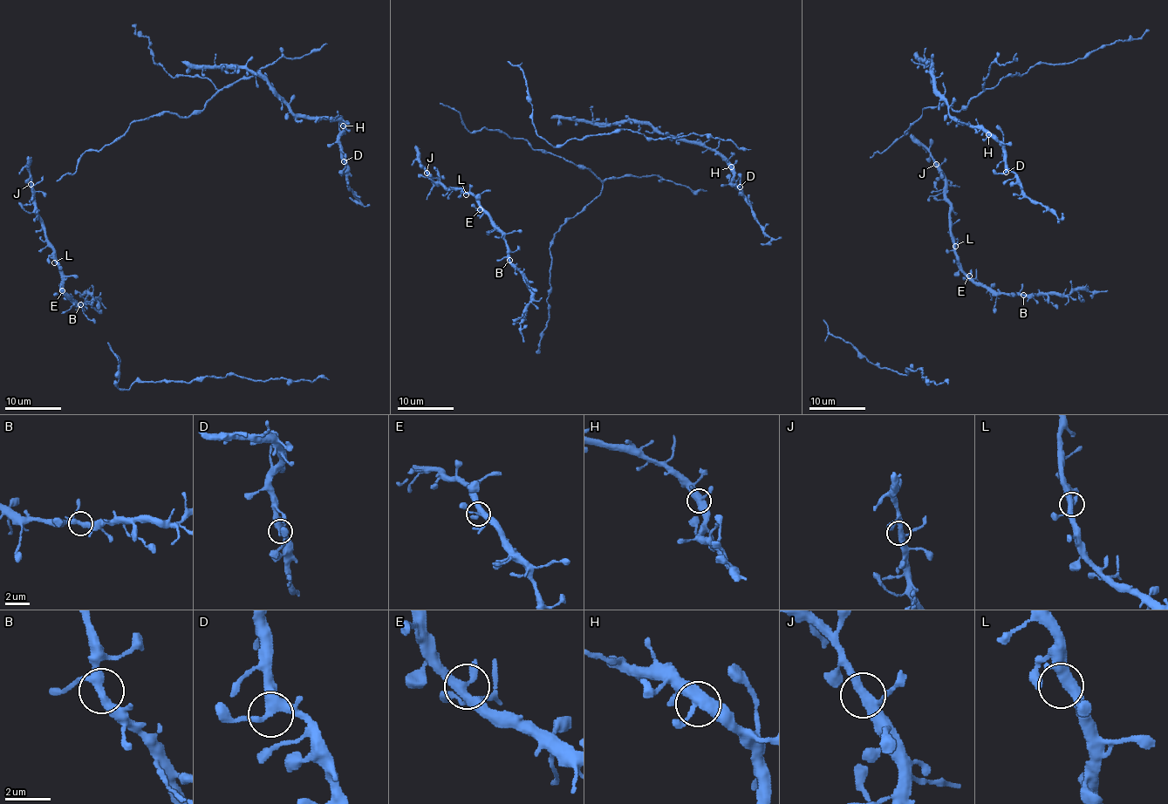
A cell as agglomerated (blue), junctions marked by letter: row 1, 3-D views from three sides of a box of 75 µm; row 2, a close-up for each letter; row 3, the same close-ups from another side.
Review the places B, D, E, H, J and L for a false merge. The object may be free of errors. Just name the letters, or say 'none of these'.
none of these

